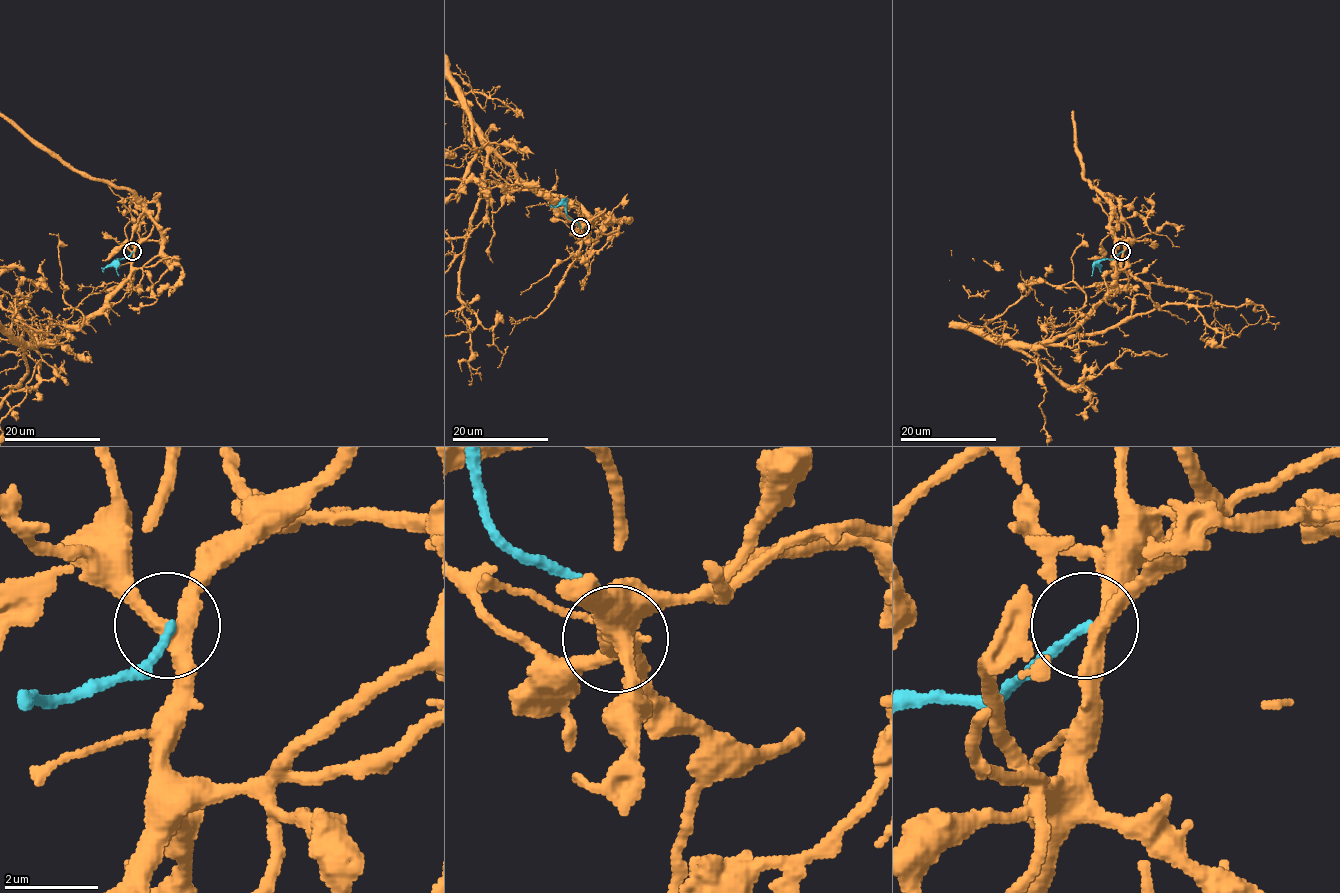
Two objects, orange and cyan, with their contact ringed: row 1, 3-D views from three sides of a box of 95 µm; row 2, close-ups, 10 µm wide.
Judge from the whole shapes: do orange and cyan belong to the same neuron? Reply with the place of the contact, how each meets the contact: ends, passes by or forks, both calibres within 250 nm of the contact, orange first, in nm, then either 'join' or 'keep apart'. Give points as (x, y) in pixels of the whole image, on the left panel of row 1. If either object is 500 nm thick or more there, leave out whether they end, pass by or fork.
(132, 251) | orange forks | cyan ends | 320/190 nm | keep apart

